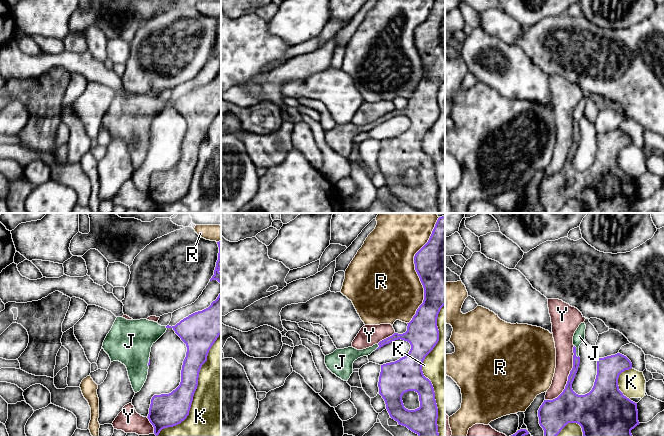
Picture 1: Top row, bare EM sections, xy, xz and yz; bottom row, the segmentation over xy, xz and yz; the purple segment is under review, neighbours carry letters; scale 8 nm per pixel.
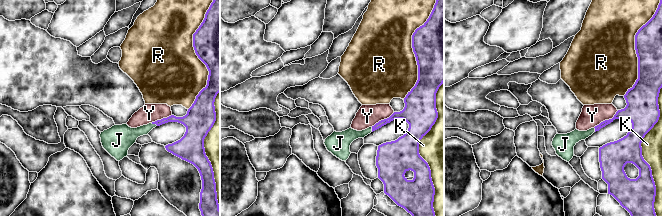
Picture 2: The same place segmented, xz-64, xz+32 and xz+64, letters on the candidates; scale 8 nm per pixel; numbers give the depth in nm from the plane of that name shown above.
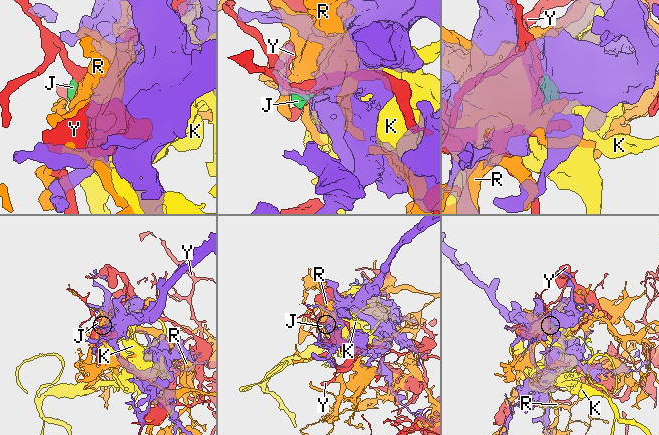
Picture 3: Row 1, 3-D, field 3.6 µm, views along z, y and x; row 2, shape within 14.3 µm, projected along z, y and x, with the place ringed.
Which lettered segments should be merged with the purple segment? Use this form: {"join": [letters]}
{"join": ["J"]}

